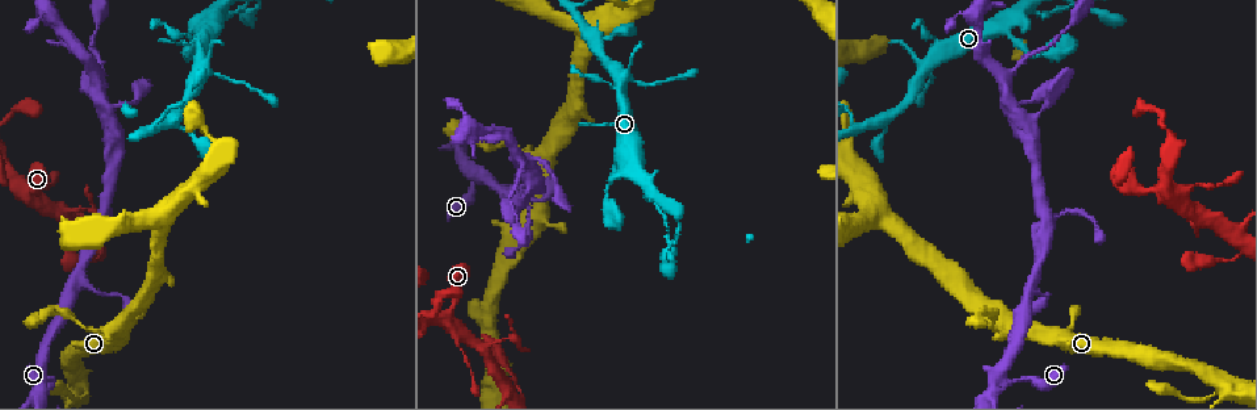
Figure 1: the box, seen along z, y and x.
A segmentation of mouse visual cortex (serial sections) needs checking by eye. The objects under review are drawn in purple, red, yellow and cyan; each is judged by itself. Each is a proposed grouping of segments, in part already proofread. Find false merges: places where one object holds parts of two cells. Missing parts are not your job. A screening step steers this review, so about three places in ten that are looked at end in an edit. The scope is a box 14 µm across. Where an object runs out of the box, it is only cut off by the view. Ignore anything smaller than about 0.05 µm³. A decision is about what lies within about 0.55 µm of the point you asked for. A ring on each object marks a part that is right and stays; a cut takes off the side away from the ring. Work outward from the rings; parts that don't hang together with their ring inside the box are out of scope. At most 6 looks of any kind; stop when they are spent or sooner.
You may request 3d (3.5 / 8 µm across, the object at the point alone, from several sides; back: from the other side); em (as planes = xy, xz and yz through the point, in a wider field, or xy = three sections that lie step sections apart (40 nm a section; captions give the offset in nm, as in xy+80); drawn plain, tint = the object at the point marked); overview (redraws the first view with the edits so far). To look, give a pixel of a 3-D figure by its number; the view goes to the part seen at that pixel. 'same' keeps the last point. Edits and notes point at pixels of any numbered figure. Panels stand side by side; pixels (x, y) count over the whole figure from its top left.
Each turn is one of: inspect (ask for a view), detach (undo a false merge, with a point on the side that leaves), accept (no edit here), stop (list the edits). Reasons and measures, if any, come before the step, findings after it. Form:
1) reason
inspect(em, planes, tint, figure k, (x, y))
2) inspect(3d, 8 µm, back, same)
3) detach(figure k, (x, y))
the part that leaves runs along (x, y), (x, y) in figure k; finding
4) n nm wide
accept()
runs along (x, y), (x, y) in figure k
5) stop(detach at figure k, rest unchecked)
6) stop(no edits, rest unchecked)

abrupt turn
inspect(3d, 8 µm, figure 1, (513, 338))

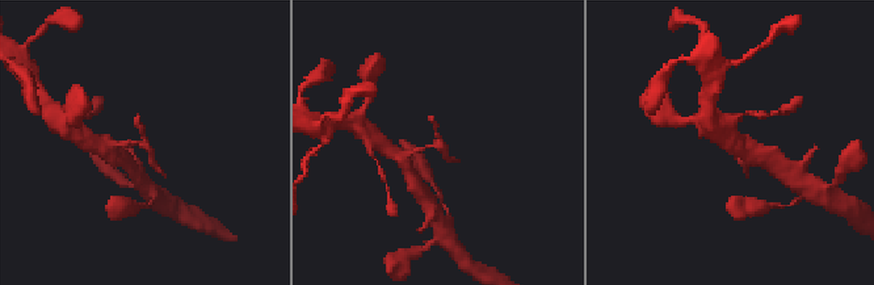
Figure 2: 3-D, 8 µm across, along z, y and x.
inspect(em, xy, step 2, tint, figure 2, (435, 145))

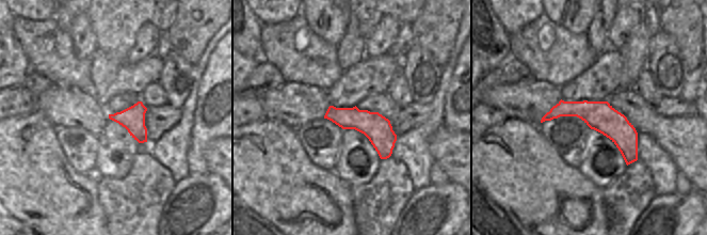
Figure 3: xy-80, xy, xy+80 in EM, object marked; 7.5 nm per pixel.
accept()
runs along (108, 146), (147, 146), (163, 174) in figure 2; continuous, no second cell

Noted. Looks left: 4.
narrows sharply
inspect(3d, 3.5 µm, figure 1, (931, 36))

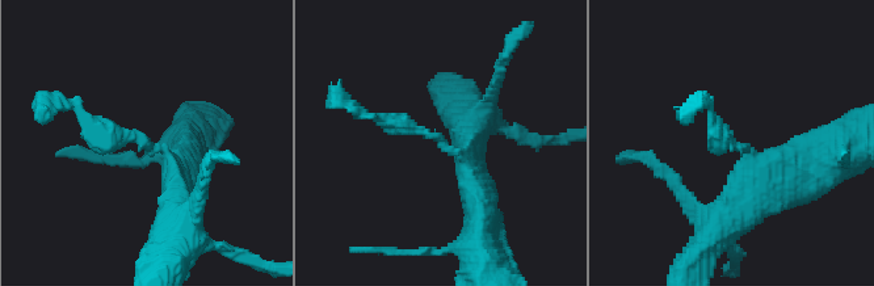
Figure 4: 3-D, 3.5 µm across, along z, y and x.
inspect(em, xy, step 1, tint, figure 4, (441, 139))

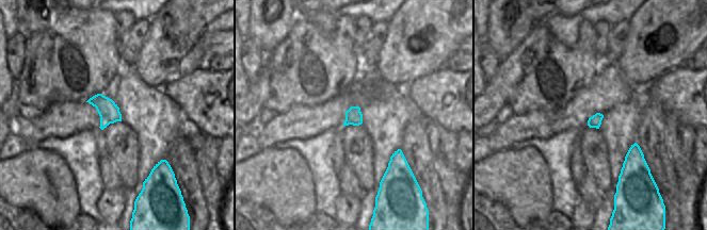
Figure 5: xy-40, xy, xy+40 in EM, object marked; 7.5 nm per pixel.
accept()
one cell here

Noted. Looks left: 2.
calibre changes
inspect(3d, 8 µm, figure 1, (1043, 15))

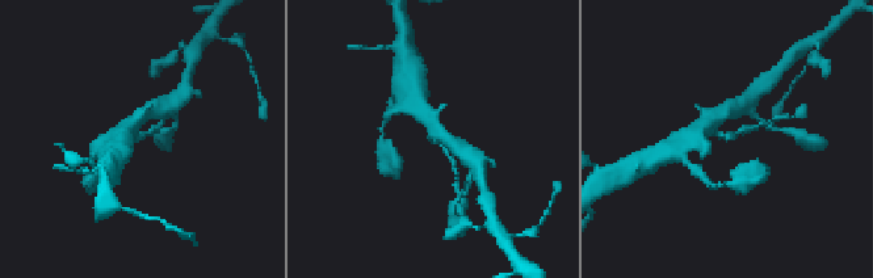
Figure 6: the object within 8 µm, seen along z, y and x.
zoom in
inspect(3d, 3.5 µm, back, figure 6, (140, 137))

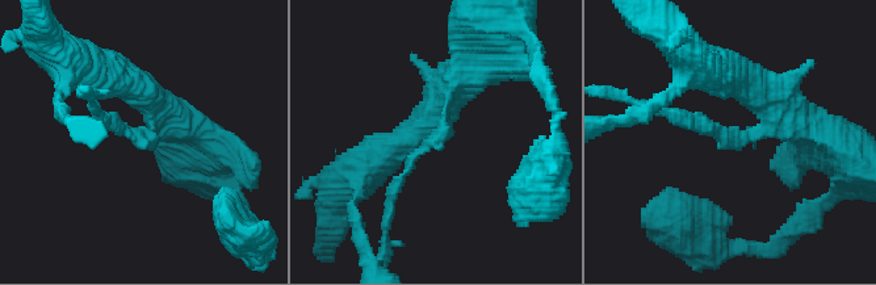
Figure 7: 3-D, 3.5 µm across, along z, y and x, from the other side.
arms of 150, 450 nm
accept()
runs along (466, 59), (443, 130), (394, 191) in figure 7; one cell here

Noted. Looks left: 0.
stop(no edits, rest unchecked)

